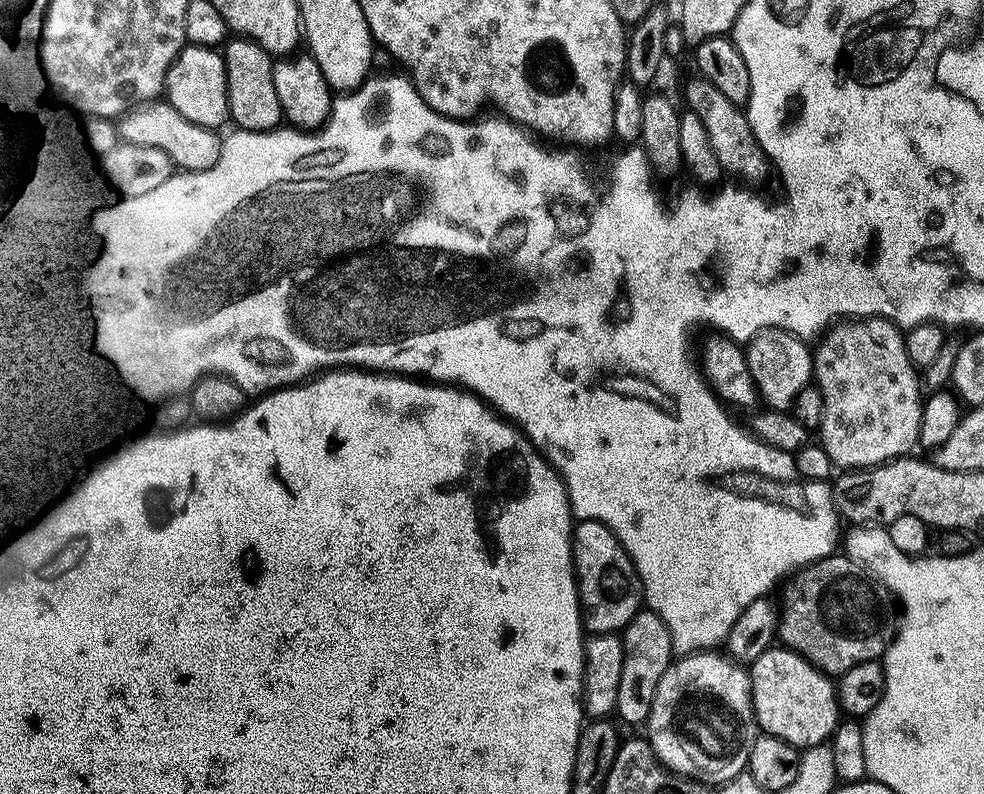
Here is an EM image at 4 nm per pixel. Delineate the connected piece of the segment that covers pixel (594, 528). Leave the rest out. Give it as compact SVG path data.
M581 521L573 531L576 564L585 629L595 636L615 635L627 628L644 606L644 589L633 560L620 539L604 523Z

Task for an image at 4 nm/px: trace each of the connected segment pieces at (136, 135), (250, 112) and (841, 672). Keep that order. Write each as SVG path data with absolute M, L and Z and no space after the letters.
M153 102L130 113L132 120L132 136L130 143L134 146L154 146L158 150L166 150L170 158L175 161L177 169L184 172L205 172L214 170L218 166L218 158L222 158L224 140L219 131L203 128L178 114L174 106L167 102Z
M232 38L223 49L224 65L228 71L228 115L231 123L242 132L275 132L285 123L282 102L278 102L278 90L274 87L274 57L254 40Z
M837 554L795 573L783 588L784 604L782 603L778 640L789 652L798 653L825 676L833 678L845 676L854 670L854 666L883 661L884 654L898 631L898 608L888 589L871 571L849 560L847 555Z

